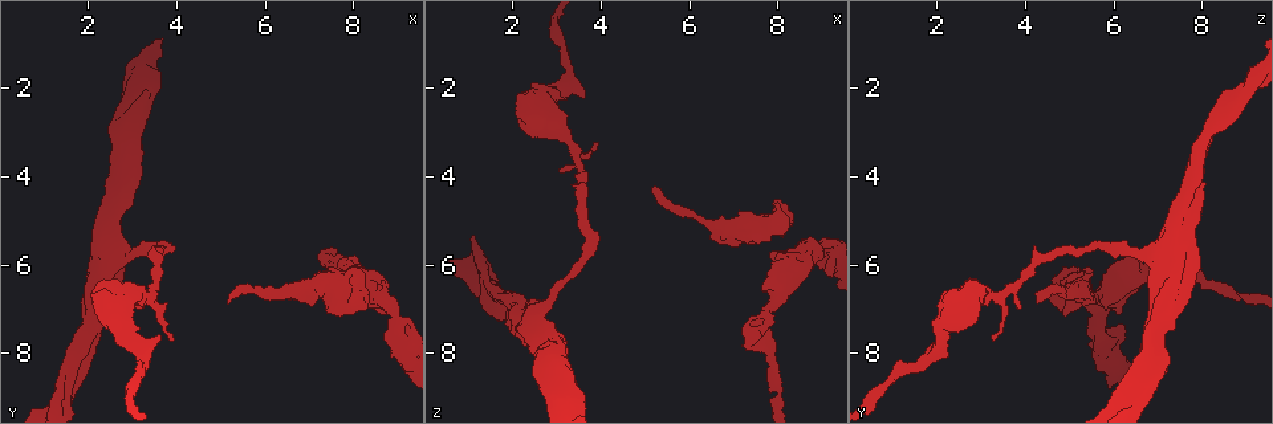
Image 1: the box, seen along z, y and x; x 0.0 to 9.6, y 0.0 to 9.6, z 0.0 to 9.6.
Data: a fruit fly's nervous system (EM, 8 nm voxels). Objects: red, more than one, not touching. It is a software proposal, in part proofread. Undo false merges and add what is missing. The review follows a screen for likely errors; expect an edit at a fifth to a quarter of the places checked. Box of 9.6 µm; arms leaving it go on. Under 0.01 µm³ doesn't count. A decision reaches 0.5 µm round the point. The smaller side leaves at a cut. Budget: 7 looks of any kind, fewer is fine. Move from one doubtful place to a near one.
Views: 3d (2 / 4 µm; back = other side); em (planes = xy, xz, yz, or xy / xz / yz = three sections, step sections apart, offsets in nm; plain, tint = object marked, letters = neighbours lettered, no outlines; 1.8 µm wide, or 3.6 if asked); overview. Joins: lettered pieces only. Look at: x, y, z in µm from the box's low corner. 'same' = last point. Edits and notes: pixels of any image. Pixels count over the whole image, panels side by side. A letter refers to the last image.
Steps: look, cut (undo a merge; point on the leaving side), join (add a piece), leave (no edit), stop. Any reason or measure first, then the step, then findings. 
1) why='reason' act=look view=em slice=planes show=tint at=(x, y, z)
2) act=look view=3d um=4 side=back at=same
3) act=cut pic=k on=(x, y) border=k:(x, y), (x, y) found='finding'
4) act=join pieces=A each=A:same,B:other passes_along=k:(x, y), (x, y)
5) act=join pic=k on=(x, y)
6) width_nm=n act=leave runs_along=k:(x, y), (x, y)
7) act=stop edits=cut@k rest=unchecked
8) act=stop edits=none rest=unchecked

why='four arms meet' act=look view=3d um=2 side=back at=(2.35, 5.55, 7.35)

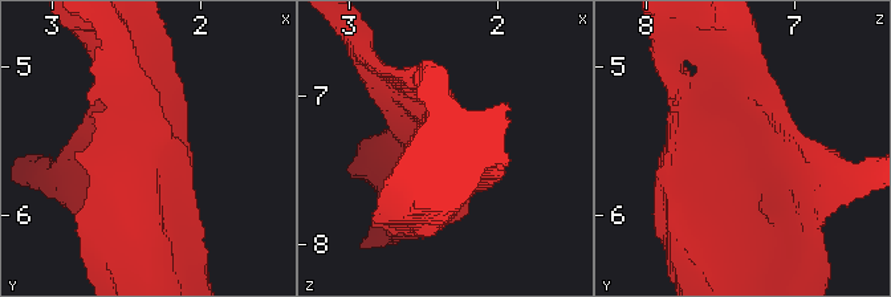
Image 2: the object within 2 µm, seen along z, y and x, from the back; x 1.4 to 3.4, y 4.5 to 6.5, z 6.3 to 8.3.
act=look view=em slice=planes show=tint at=(2.32, 5.56, 7.38)

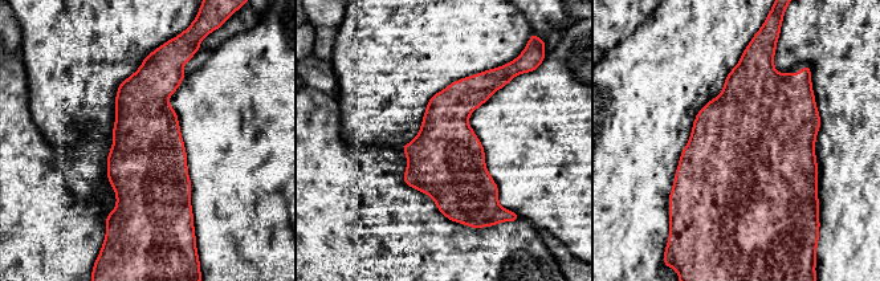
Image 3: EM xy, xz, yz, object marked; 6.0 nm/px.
why='what lies round it' act=look view=em slice=planes show=letters at=same

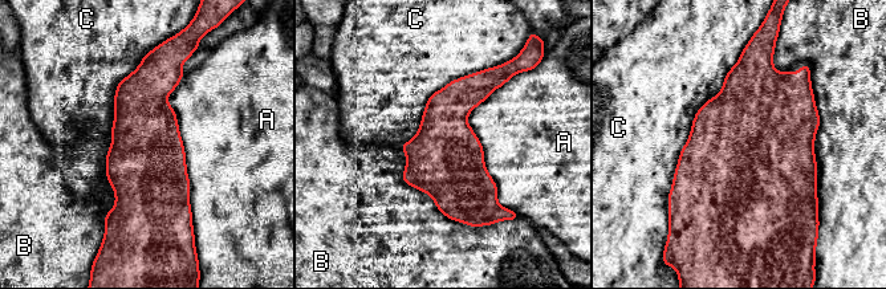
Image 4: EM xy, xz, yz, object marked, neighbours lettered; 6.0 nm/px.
longest_contact=C:1050nm act=leave each=A:other,B:other,C:other border=4:(153, 49), (117, 85), (105, 215) found='all the same cell'

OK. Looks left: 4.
act=look view=3d um=2 side=back at=(5.20, 6.80, 4.35)

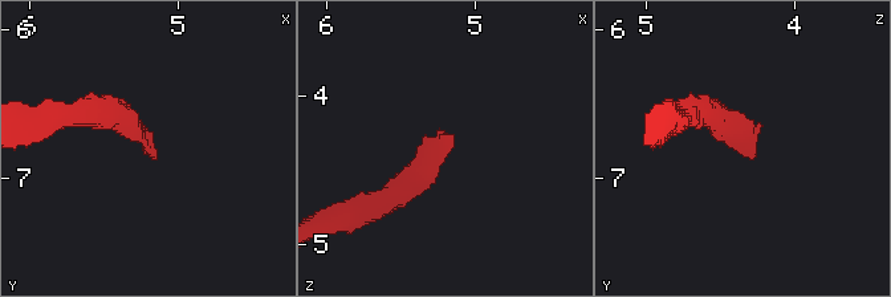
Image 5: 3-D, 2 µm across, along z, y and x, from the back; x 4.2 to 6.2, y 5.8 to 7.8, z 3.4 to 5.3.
act=look view=em slice=planes show=letters at=(5.16, 6.84, 4.36)

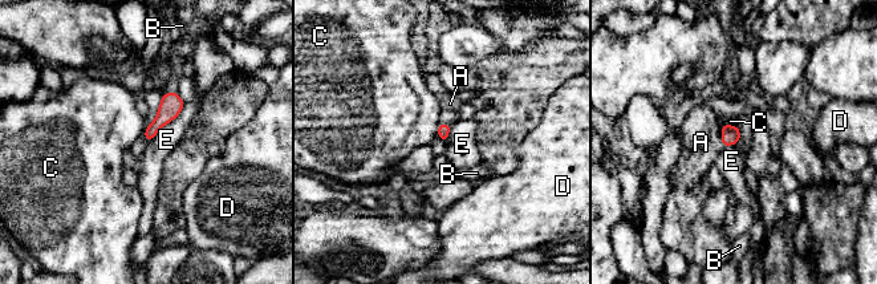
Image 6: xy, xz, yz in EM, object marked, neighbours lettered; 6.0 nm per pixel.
longest_contact=E:340nm act=join pieces=A each=A:same,B:other,C:other,D:other,E:other found='it goes on there'

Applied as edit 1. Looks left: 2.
act=look view=overview

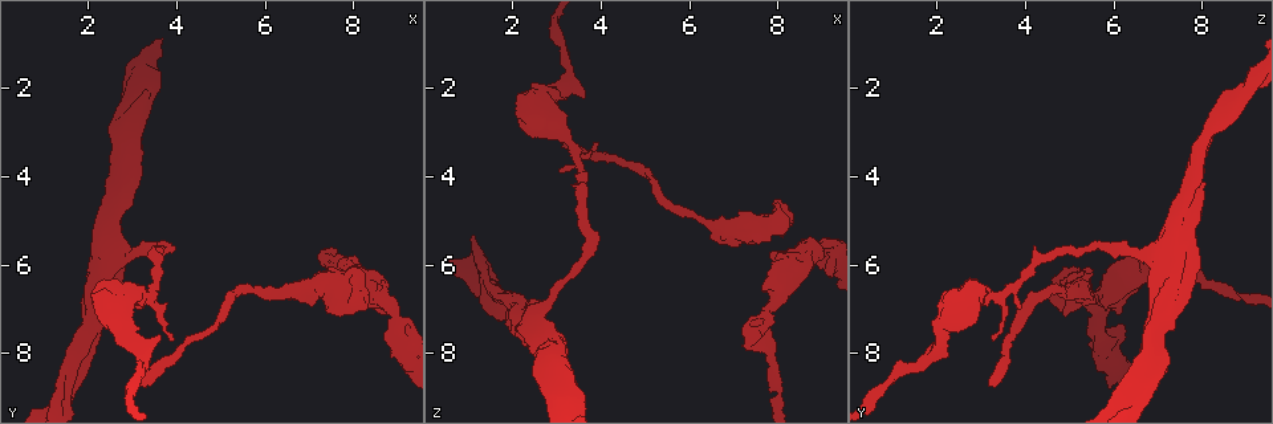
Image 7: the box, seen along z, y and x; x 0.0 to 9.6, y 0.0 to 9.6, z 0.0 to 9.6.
why='end of a long branch' act=look view=em slice=yz step=8 show=letters at=(3.15, 8.70, 3.25)

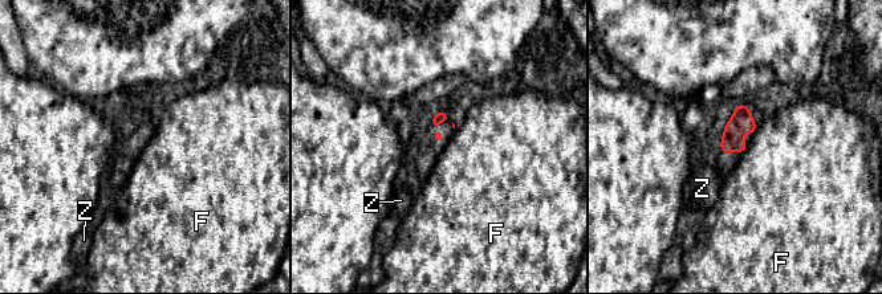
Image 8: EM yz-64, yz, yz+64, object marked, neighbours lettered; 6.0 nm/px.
act=leave each=F:other,Z:other border=8:(747, 146), (742, 154) found='no lettered piece goes on from it'

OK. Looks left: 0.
act=stop edits=join@6 rest=unchecked

